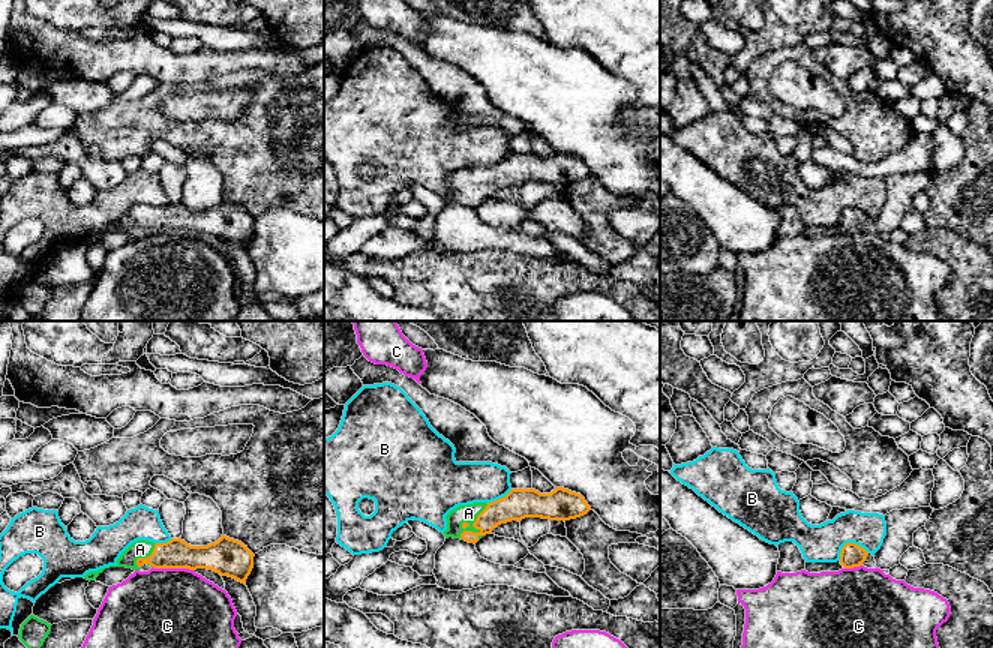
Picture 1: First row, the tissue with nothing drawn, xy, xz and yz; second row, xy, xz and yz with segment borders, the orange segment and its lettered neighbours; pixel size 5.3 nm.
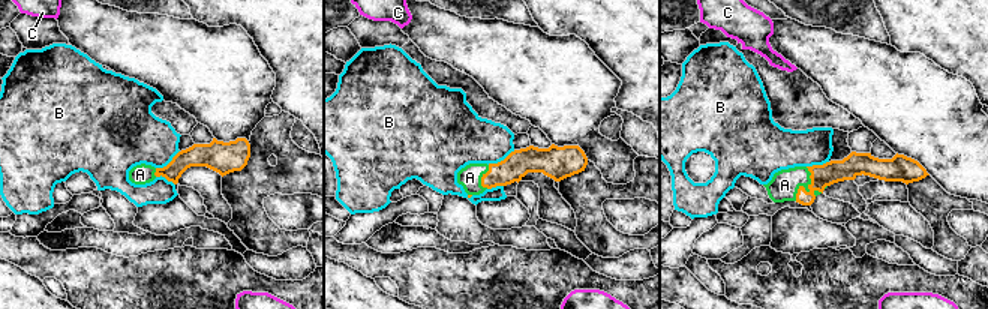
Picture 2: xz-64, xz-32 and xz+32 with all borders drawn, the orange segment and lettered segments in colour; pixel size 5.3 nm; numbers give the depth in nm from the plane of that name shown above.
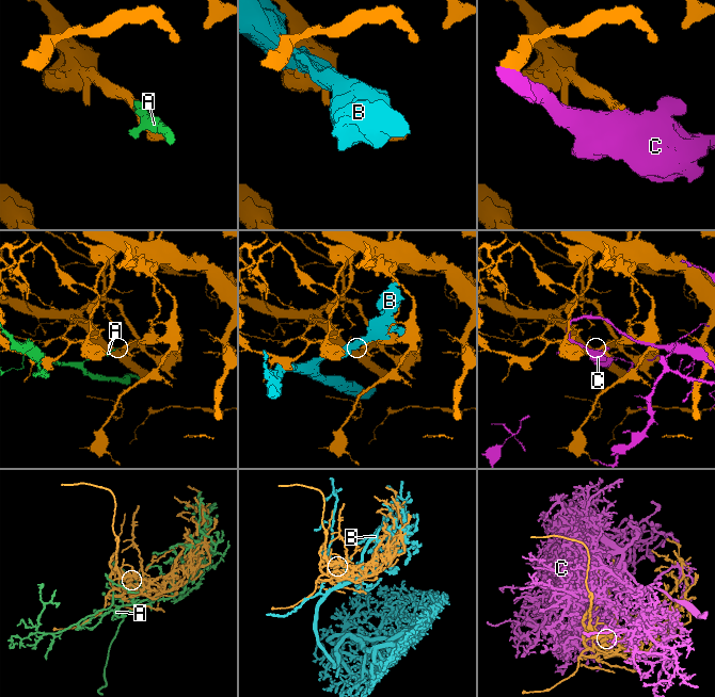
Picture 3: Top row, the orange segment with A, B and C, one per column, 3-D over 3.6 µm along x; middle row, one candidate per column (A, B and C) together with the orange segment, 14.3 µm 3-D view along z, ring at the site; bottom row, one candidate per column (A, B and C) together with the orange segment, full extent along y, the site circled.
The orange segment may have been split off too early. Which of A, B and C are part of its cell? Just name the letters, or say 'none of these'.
none of these

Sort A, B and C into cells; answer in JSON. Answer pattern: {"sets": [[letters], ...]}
{"sets": [["A"], ["B"], ["C"]]}

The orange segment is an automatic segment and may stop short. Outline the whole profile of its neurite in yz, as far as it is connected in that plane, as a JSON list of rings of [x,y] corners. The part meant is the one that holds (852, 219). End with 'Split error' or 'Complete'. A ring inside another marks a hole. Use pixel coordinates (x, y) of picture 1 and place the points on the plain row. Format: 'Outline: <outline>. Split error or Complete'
Outline: [[[846,207],[840,216],[840,228],[844,232],[860,231],[866,225],[867,219],[868,216],[864,212],[855,207]]]. Complete

